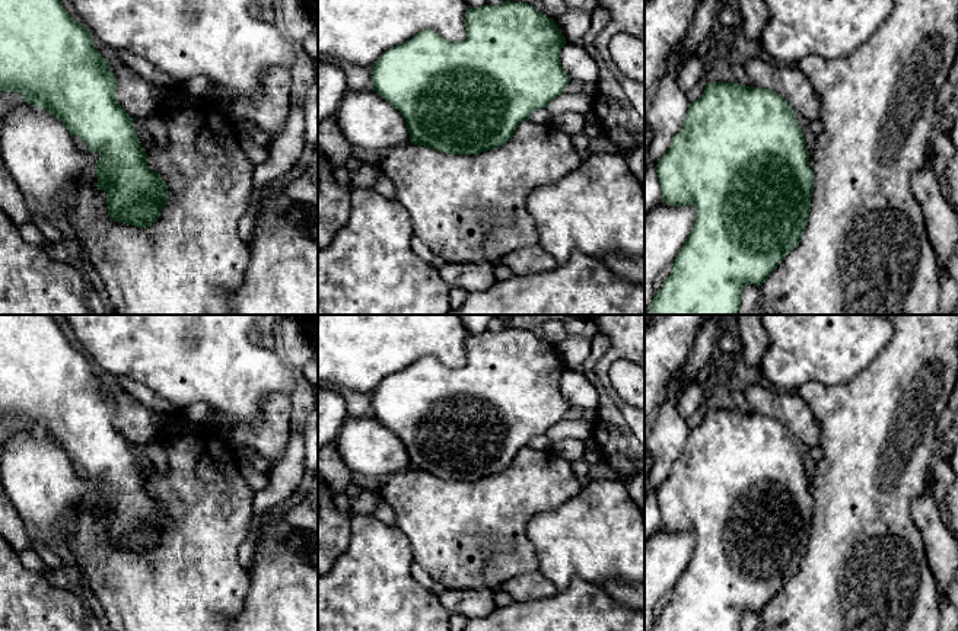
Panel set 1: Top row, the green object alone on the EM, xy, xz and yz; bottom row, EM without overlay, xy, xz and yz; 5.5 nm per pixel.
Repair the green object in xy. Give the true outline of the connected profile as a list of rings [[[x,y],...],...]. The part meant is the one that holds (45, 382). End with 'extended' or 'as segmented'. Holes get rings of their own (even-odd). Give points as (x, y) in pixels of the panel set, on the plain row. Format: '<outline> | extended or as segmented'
[[[0,315],[0,417],[3,418],[16,418],[22,423],[22,426],[28,430],[35,431],[52,443],[58,444],[70,462],[77,462],[86,472],[86,479],[93,479],[99,477],[99,487],[95,491],[96,503],[98,503],[98,516],[102,516],[106,520],[106,535],[109,546],[115,546],[118,549],[127,549],[134,554],[147,555],[153,551],[163,533],[168,530],[168,512],[162,506],[160,500],[150,495],[147,491],[147,479],[146,475],[141,474],[141,469],[137,463],[137,459],[133,452],[133,444],[122,436],[122,433],[115,427],[117,417],[117,405],[114,399],[109,396],[109,389],[98,379],[93,372],[93,363],[85,354],[83,350],[77,350],[63,334],[57,322],[51,315]]] | as segmented

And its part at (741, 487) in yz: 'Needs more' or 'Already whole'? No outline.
Already whole

